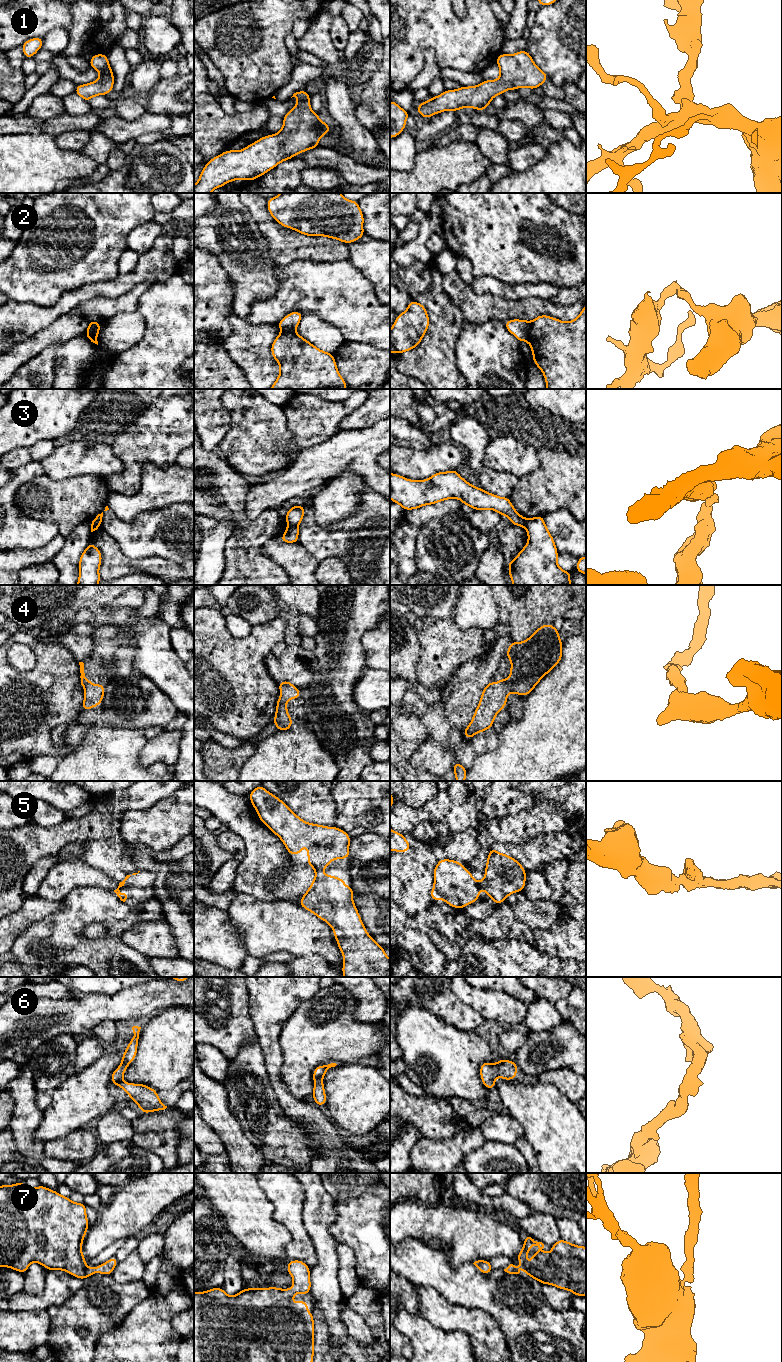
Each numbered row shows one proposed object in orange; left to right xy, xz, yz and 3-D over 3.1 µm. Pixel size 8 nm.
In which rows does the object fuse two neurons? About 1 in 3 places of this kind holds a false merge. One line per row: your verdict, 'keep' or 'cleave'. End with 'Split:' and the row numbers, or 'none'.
1: keep
2: cleave
3: cleave
4: keep
5: keep
6: keep
7: keep
Split: 2, 3

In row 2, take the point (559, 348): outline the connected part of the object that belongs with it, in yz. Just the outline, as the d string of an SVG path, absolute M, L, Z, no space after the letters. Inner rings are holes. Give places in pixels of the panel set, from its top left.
M586 304L579 316L563 322L548 315L539 315L530 322L528 339L533 362L539 367L546 381L546 389L586 389Z

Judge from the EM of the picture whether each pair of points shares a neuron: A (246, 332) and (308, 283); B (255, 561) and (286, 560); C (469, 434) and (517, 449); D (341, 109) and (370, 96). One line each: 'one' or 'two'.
A: two
B: two
C: two
D: two

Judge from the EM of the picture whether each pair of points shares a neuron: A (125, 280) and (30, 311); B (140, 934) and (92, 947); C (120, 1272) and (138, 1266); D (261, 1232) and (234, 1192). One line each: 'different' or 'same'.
A: same
B: different
C: same
D: same

